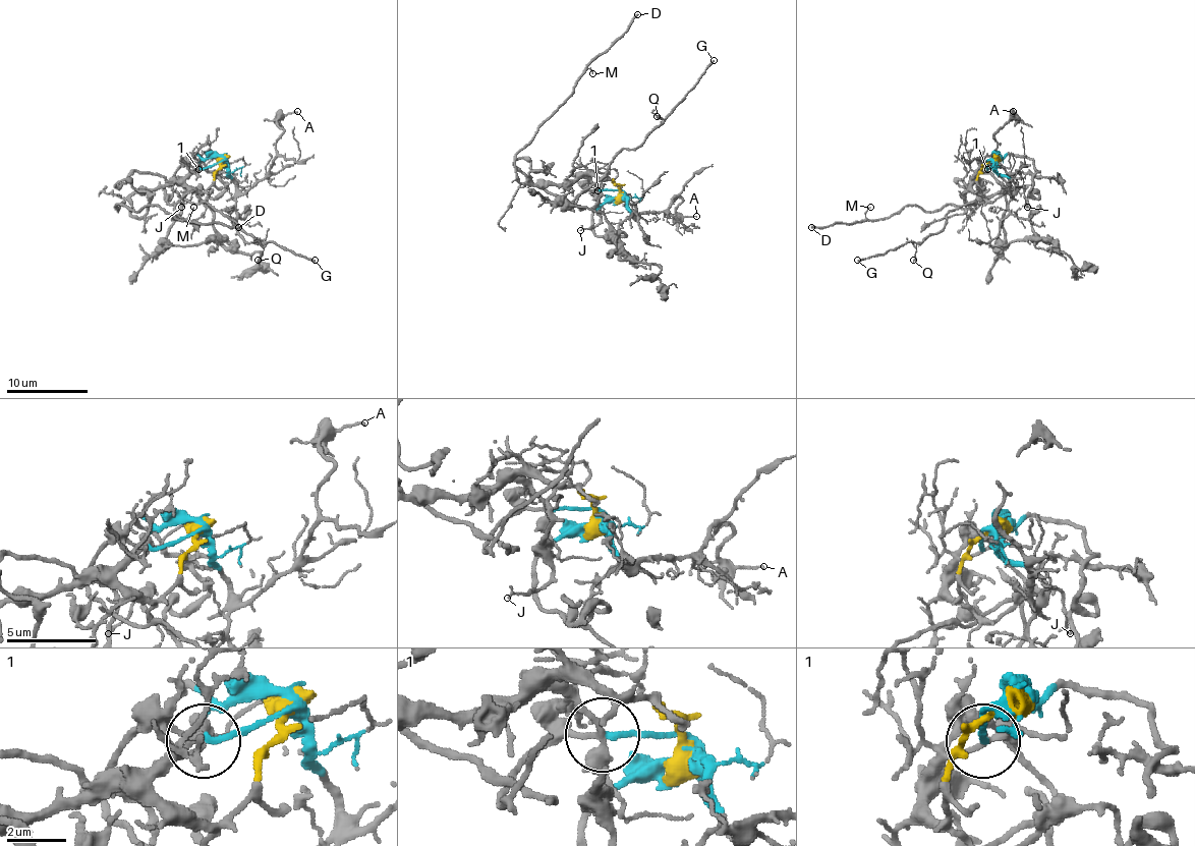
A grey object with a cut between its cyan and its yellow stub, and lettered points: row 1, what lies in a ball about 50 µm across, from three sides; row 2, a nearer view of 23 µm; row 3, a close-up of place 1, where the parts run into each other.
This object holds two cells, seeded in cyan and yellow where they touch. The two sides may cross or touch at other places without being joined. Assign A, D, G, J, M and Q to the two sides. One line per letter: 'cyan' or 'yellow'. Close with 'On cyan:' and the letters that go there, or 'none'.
A: cyan
D: yellow
G: cyan
J: yellow
M: yellow
Q: cyan
On cyan: A, G, Q

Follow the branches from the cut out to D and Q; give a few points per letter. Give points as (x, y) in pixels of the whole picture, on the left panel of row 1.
D: (222, 157), (202, 191), (169, 183), (130, 193), (116, 208), (159, 206), (177, 220), (238, 228)
Q: (222, 157), (202, 169), (185, 165), (171, 187), (181, 198), (206, 202), (228, 216), (261, 244), (257, 261)

